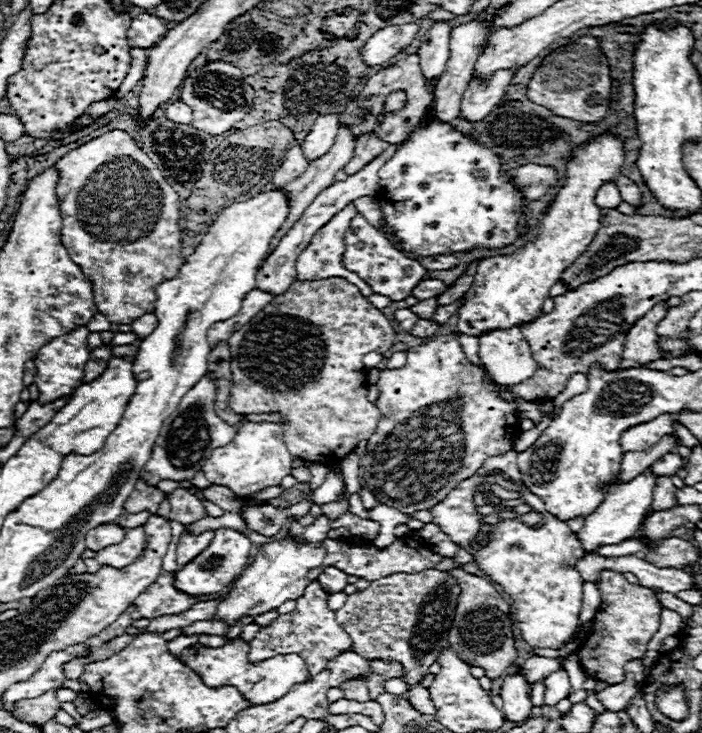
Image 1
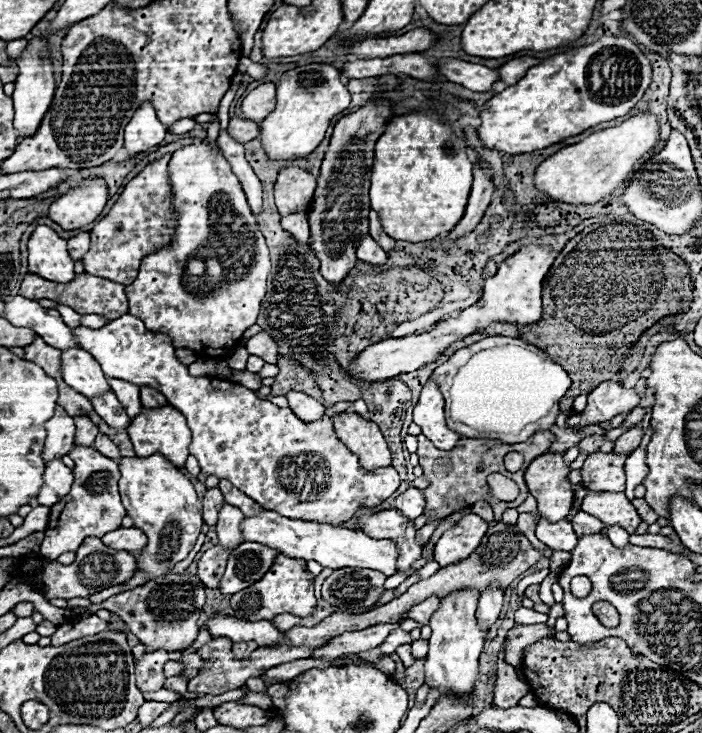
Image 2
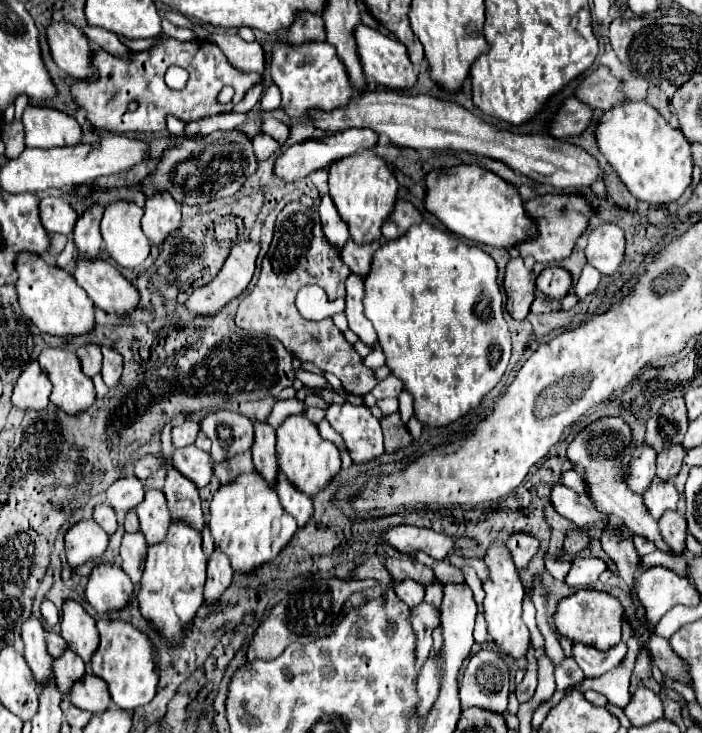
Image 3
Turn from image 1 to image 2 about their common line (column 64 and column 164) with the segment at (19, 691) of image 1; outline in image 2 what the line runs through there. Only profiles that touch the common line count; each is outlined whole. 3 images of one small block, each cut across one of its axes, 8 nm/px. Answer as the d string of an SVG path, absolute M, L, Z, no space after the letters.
M152 650L146 652L140 660L136 660L136 686L142 692L156 692L164 684L164 672L162 666L168 662L168 652L166 650Z

